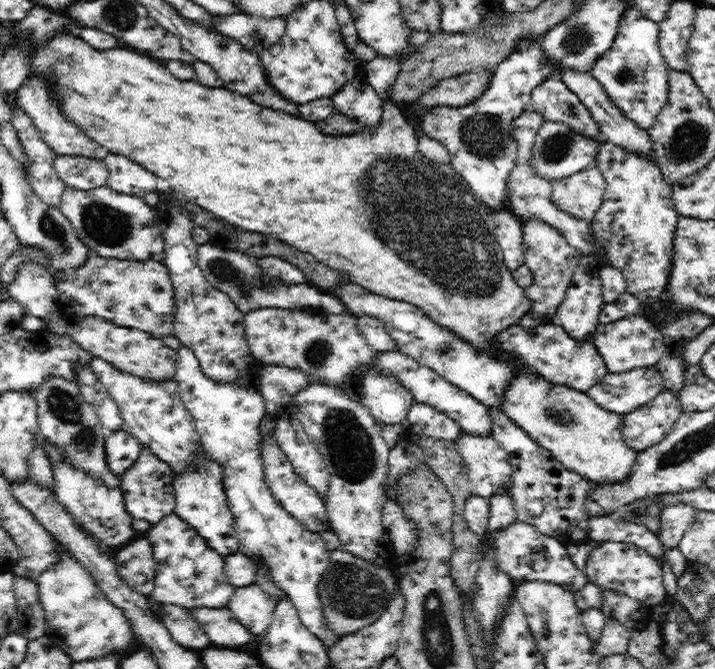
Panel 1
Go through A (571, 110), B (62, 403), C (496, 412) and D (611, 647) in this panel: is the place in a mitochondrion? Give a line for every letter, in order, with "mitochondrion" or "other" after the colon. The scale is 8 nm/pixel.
A: mitochondrion
B: mitochondrion
C: other
D: other

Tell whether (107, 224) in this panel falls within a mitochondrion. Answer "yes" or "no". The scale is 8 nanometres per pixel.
yes

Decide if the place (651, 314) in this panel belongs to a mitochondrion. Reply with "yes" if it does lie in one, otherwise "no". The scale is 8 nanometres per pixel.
no

